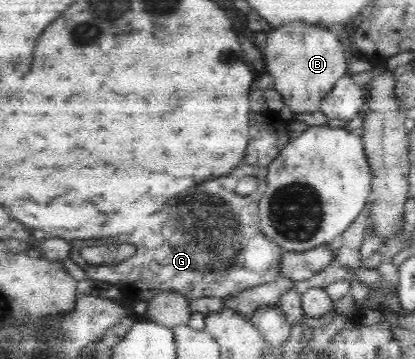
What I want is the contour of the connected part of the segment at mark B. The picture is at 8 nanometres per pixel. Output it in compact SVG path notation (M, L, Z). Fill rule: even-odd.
M289 21L269 33L262 51L266 71L274 79L277 92L283 96L283 105L297 114L317 111L320 101L341 76L349 73L341 39L327 28L309 27L301 21Z

